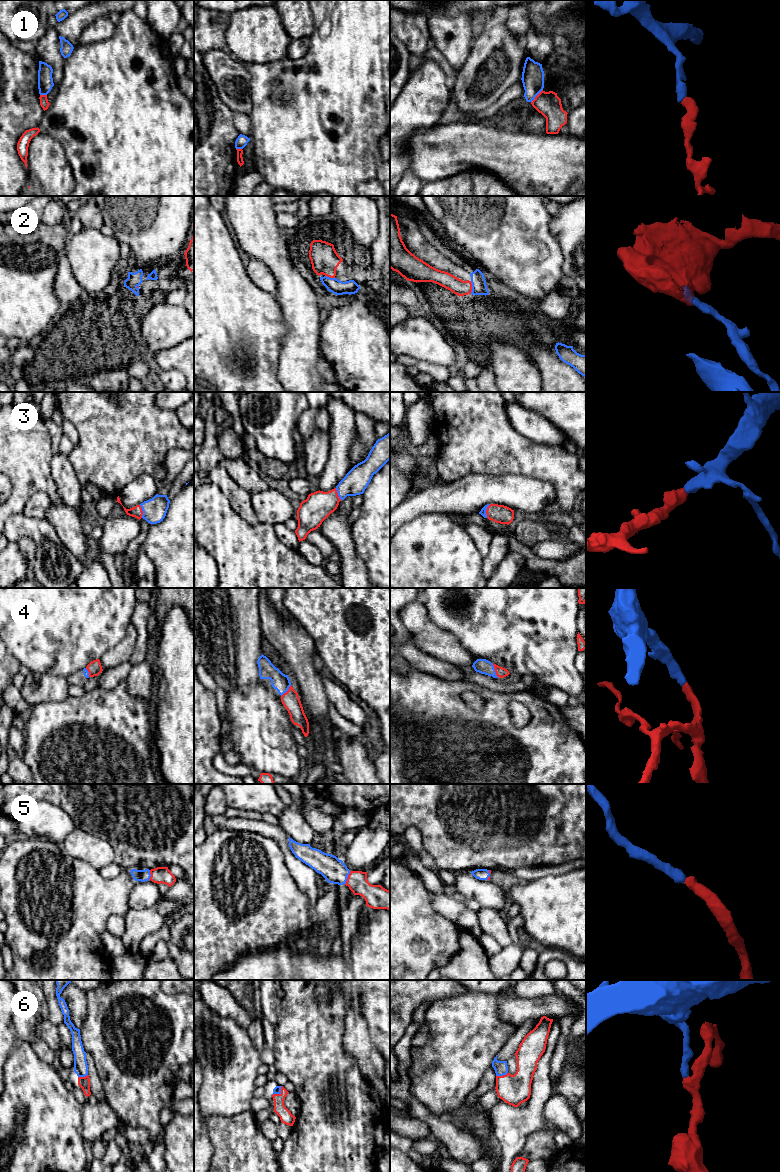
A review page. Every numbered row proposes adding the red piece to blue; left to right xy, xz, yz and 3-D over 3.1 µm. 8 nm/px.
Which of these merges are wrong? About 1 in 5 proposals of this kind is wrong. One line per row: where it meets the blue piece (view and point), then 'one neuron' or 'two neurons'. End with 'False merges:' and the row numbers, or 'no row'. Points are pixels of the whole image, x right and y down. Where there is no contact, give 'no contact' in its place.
1: meets blue in yz at (536, 95); two neurons
2: meets blue in yz at (472, 287); one neuron
3: meets blue in yz at (485, 511); one neuron
4: meets blue in yz at (494, 670); one neuron
5: meets blue in xz at (347, 877); one neuron
6: meets blue in xz at (279, 1093); one neuron
False merges: 1

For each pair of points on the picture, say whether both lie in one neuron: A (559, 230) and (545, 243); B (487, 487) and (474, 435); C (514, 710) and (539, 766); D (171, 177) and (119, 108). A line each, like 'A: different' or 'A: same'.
A: different
B: different
C: different
D: same

